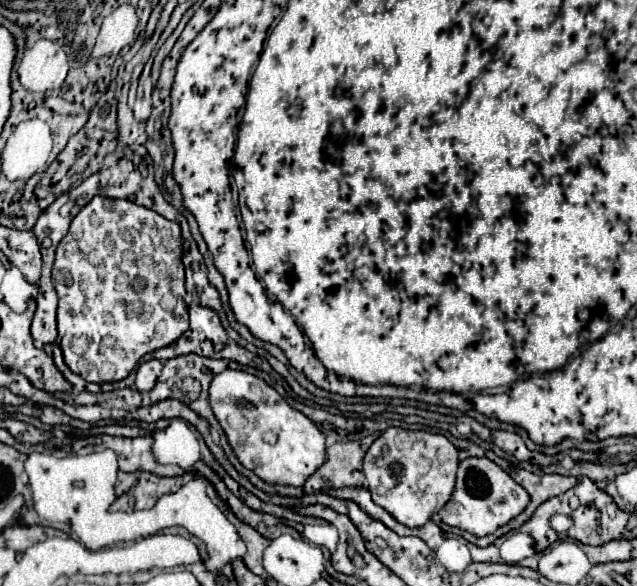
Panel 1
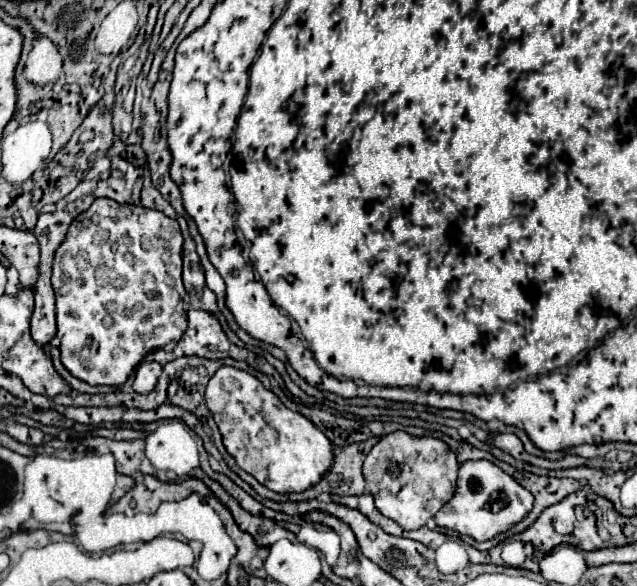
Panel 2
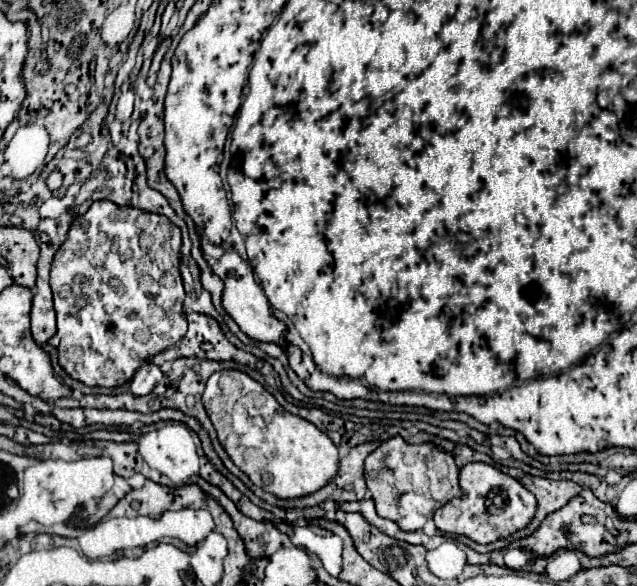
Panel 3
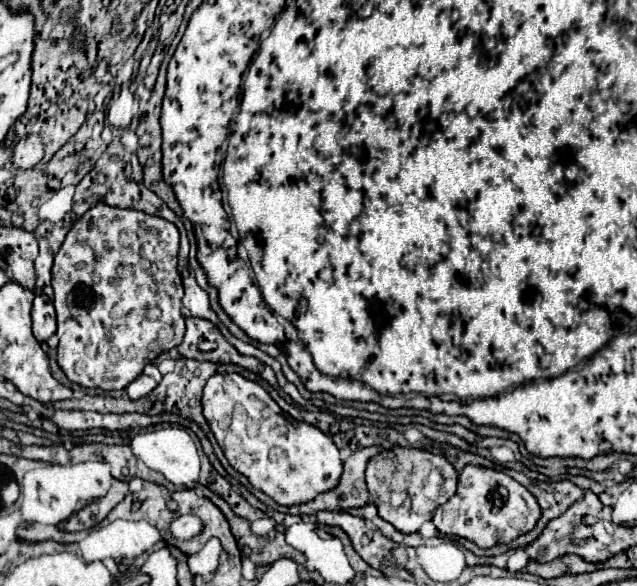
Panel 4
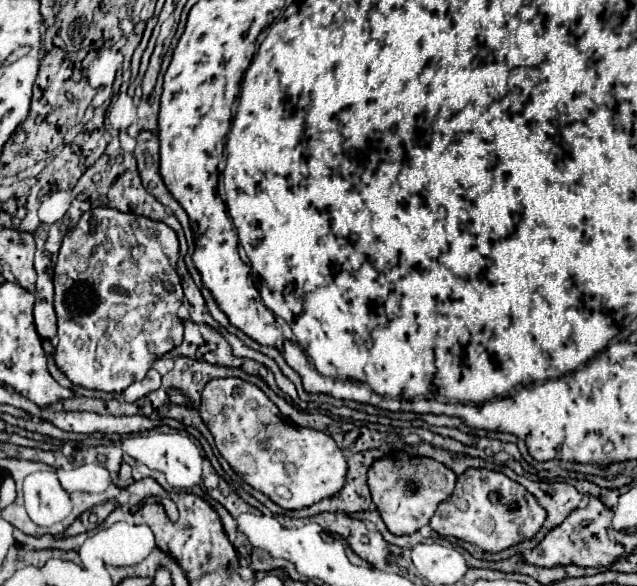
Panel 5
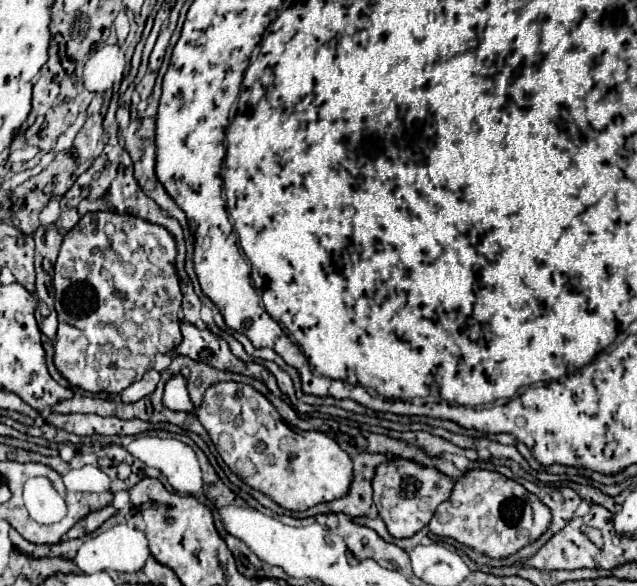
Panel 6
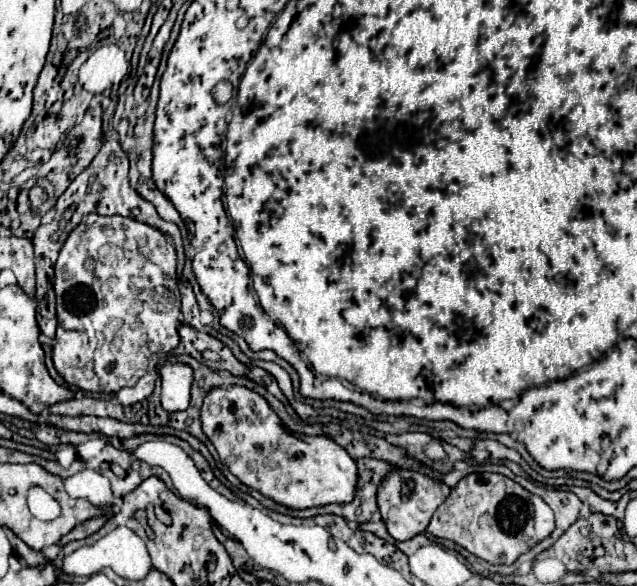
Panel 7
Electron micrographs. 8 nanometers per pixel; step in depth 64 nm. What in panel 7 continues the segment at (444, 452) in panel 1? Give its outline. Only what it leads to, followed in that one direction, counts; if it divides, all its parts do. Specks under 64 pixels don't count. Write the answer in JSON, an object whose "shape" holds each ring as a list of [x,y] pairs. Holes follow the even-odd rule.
{"shape":[[[392,470],[378,490],[378,508],[380,508],[382,520],[388,528],[388,534],[394,540],[410,540],[412,536],[426,532],[432,514],[446,500],[448,494],[450,494],[448,486],[444,486],[420,472]]]}

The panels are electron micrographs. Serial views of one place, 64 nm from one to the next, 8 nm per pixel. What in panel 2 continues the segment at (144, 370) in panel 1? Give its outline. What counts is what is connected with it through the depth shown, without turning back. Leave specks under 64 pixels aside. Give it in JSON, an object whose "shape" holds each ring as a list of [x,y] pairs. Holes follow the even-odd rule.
{"shape":[[[142,362],[140,368],[136,370],[136,378],[134,378],[132,388],[138,394],[148,394],[154,390],[160,374],[162,374],[162,366],[158,362]]]}

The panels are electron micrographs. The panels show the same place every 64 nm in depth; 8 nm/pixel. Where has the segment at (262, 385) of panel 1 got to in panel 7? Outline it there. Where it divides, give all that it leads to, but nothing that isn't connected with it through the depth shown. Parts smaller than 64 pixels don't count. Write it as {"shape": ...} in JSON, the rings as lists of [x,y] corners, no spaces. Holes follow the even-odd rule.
{"shape":[[[232,386],[232,388],[214,388],[202,404],[202,430],[208,436],[208,440],[214,444],[222,464],[246,486],[258,490],[260,494],[272,498],[278,504],[284,504],[288,508],[304,510],[312,506],[326,506],[326,504],[346,504],[352,502],[356,496],[356,480],[358,480],[358,468],[356,462],[340,448],[334,440],[328,440],[326,436],[294,436],[290,430],[284,428],[276,412],[268,406],[268,402],[244,388],[244,386]]]}

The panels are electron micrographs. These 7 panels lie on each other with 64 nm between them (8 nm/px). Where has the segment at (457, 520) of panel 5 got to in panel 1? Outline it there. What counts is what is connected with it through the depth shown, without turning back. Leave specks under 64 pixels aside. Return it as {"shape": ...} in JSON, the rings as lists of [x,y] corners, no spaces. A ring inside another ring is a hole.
{"shape":[[[466,458],[458,466],[456,490],[452,498],[438,512],[440,522],[470,532],[474,536],[488,536],[496,528],[508,524],[528,506],[528,492],[520,488],[500,466],[488,458]]]}

